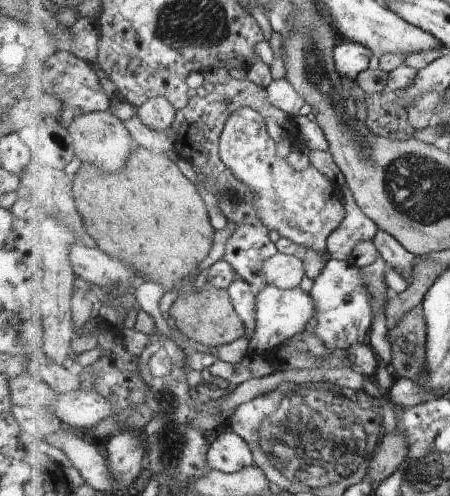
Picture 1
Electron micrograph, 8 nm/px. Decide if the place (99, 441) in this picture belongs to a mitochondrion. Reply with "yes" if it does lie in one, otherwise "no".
no

